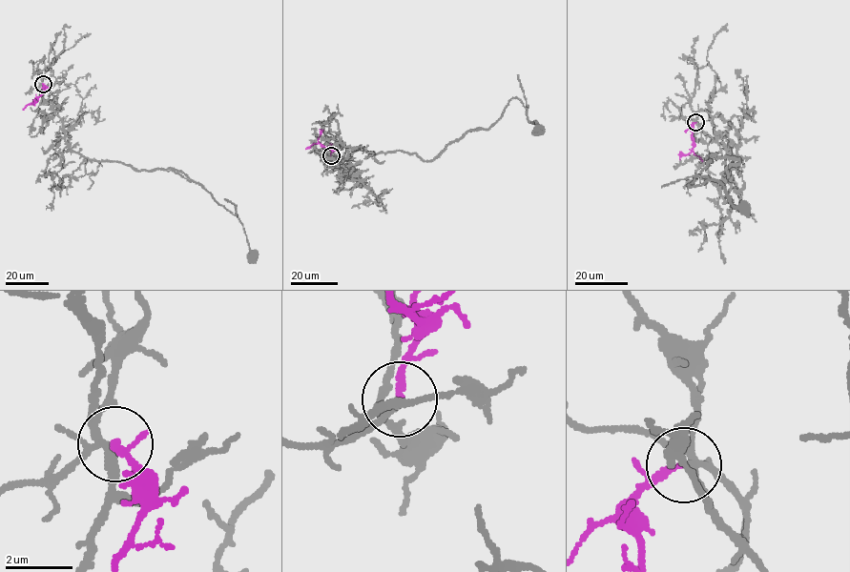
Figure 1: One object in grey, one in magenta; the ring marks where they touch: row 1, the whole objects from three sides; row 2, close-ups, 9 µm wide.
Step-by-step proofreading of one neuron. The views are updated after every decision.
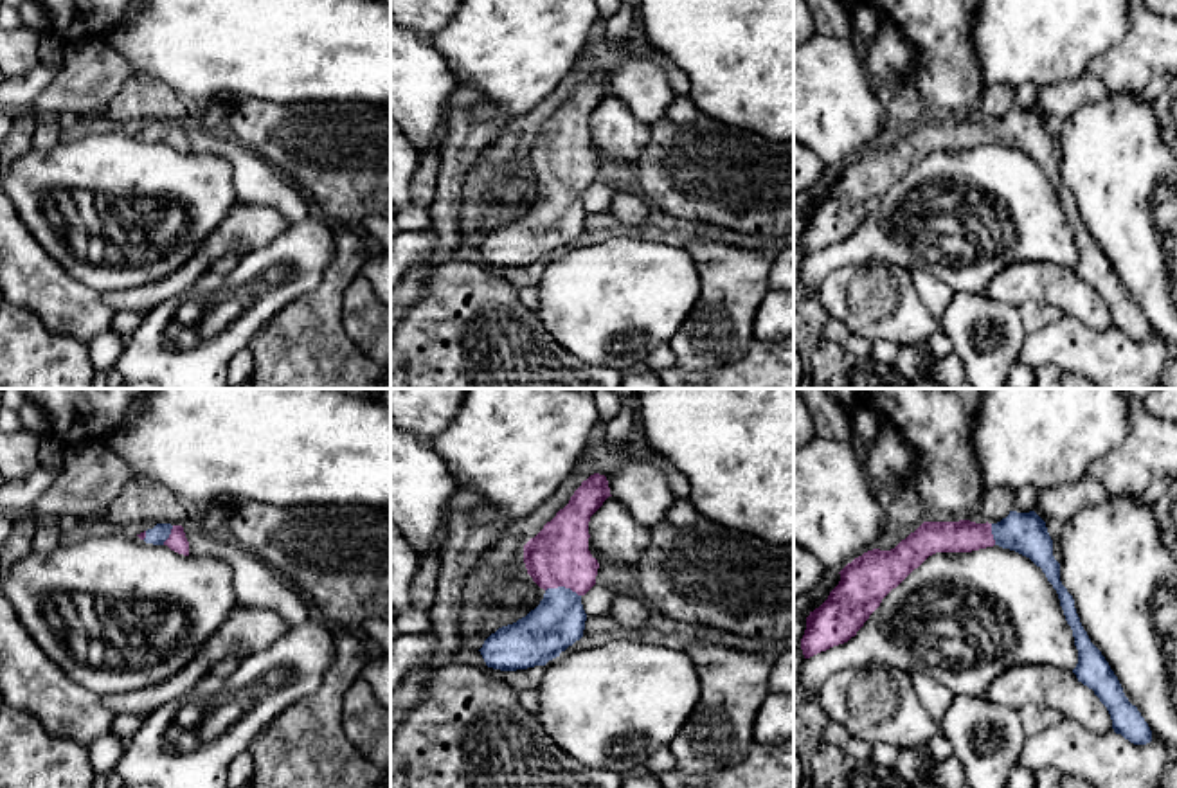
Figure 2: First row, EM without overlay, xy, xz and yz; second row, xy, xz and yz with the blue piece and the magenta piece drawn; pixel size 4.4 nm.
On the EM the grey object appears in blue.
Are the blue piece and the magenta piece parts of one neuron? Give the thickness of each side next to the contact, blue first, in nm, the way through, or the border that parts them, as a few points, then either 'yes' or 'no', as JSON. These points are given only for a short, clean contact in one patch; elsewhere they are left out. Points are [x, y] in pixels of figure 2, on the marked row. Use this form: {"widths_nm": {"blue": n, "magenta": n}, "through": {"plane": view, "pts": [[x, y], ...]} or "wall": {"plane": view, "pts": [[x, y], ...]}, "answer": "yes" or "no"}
{"widths_nm": {"blue": 240, "magenta": 280}, "through": {"plane": "xz", "pts": [[558, 621], [564, 587], [564, 567], [558, 556]]}, "answer": "yes"}

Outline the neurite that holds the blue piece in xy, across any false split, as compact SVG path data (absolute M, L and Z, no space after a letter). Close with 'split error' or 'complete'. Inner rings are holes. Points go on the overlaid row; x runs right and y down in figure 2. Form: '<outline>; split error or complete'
M157 524L153 529L148 529L137 536L146 543L167 545L171 551L189 556L189 542L182 525Z; split error

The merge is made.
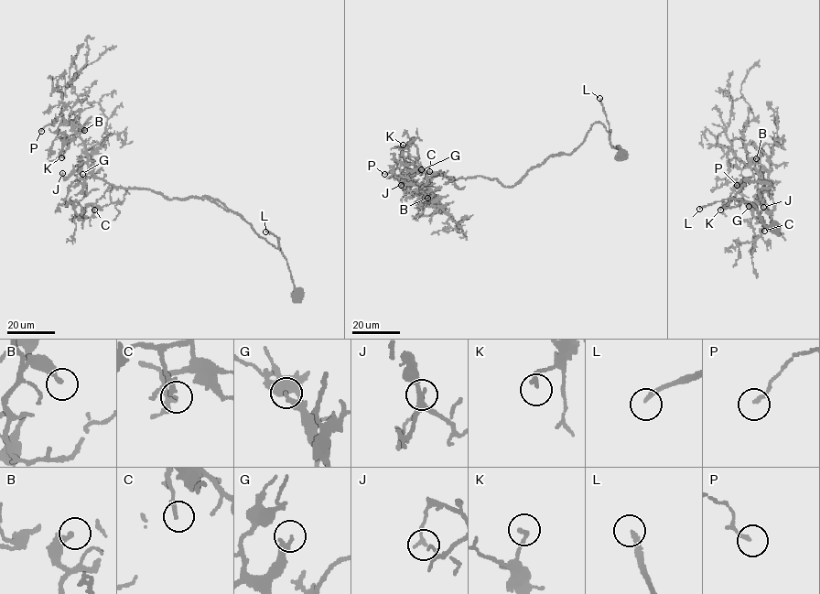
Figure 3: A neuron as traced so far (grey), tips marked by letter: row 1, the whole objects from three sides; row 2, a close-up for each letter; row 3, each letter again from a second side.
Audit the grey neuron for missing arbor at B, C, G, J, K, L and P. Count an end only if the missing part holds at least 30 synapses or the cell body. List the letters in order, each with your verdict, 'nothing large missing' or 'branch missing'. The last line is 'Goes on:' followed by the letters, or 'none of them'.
B: nothing large missing
C: branch missing
G: nothing large missing
J: nothing large missing
K: nothing large missing
L: branch missing
P: nothing large missing
Goes on: C, L

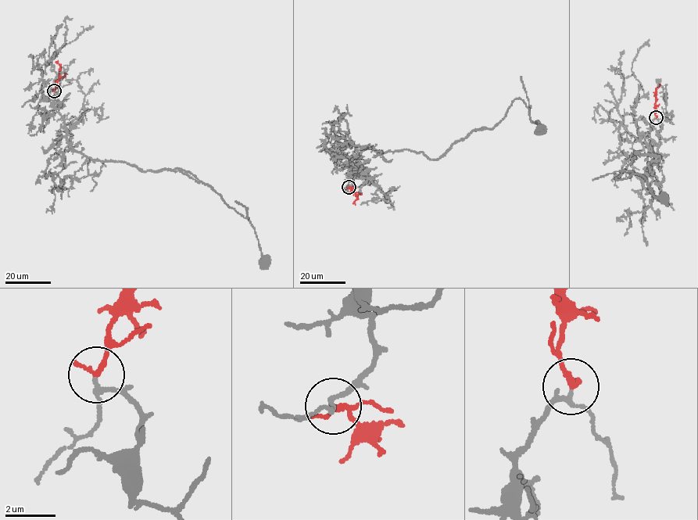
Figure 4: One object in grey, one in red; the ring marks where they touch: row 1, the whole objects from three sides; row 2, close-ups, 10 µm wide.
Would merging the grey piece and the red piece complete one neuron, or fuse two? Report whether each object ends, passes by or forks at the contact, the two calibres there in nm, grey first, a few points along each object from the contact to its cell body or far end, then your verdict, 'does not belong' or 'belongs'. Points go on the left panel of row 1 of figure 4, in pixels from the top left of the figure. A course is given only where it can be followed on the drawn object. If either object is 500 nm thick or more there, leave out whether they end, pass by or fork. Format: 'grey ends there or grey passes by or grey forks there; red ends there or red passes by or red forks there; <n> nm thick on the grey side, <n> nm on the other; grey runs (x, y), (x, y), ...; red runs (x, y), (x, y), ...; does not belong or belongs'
grey passes by; red passes by; 140 nm thick on the grey side, 160 nm on the other; grey runs (54, 91), (70, 146), (93, 159), (127, 163), (144, 170), (180, 171), (203, 182), (247, 217), (264, 261); red runs (54, 91), (60, 66), (58, 61); belongs

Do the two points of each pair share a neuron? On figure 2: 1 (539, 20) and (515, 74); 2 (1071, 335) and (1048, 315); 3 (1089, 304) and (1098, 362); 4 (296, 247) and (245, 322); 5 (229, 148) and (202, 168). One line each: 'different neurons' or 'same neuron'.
1: same neuron
2: different neurons
3: different neurons
4: same neuron
5: different neurons

